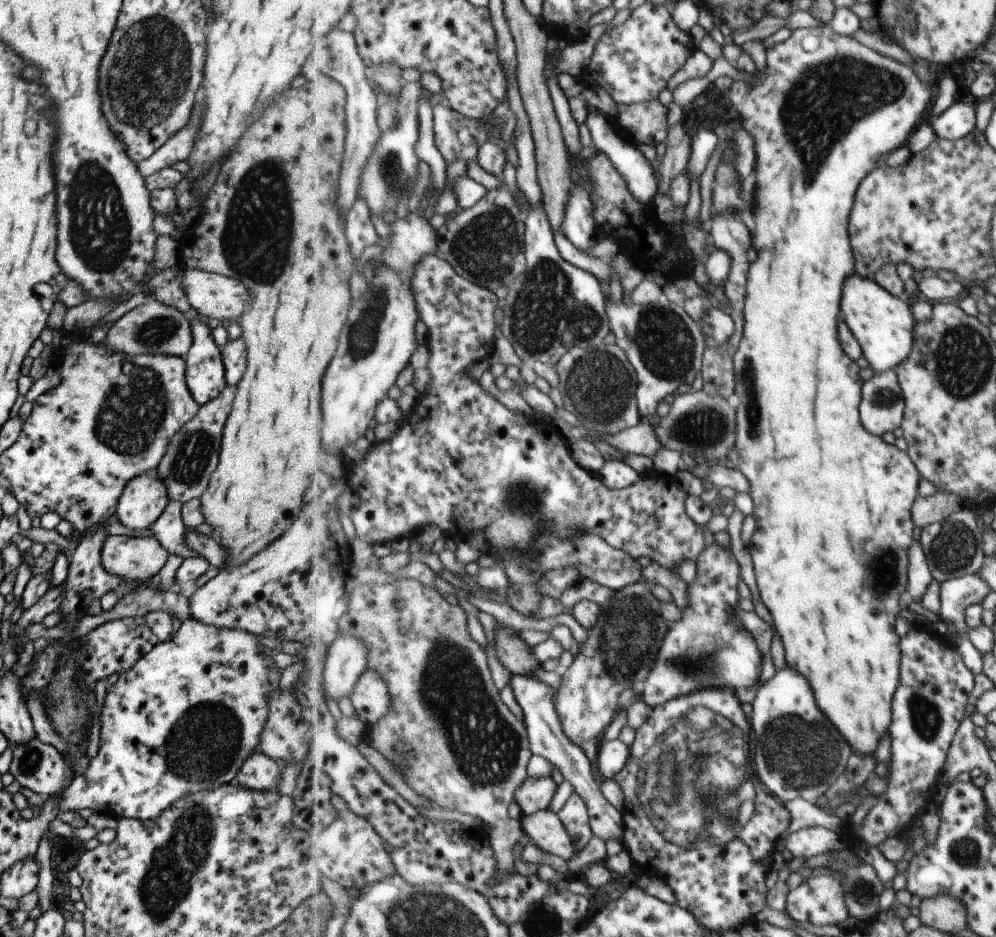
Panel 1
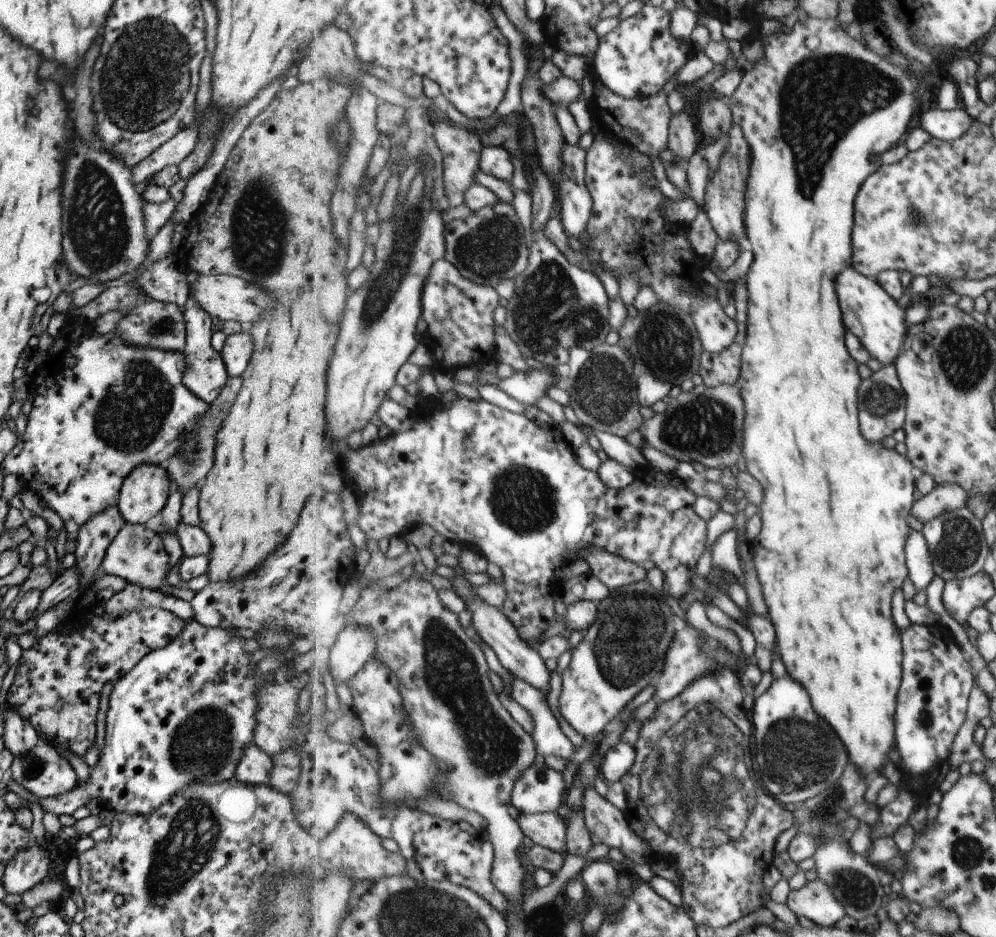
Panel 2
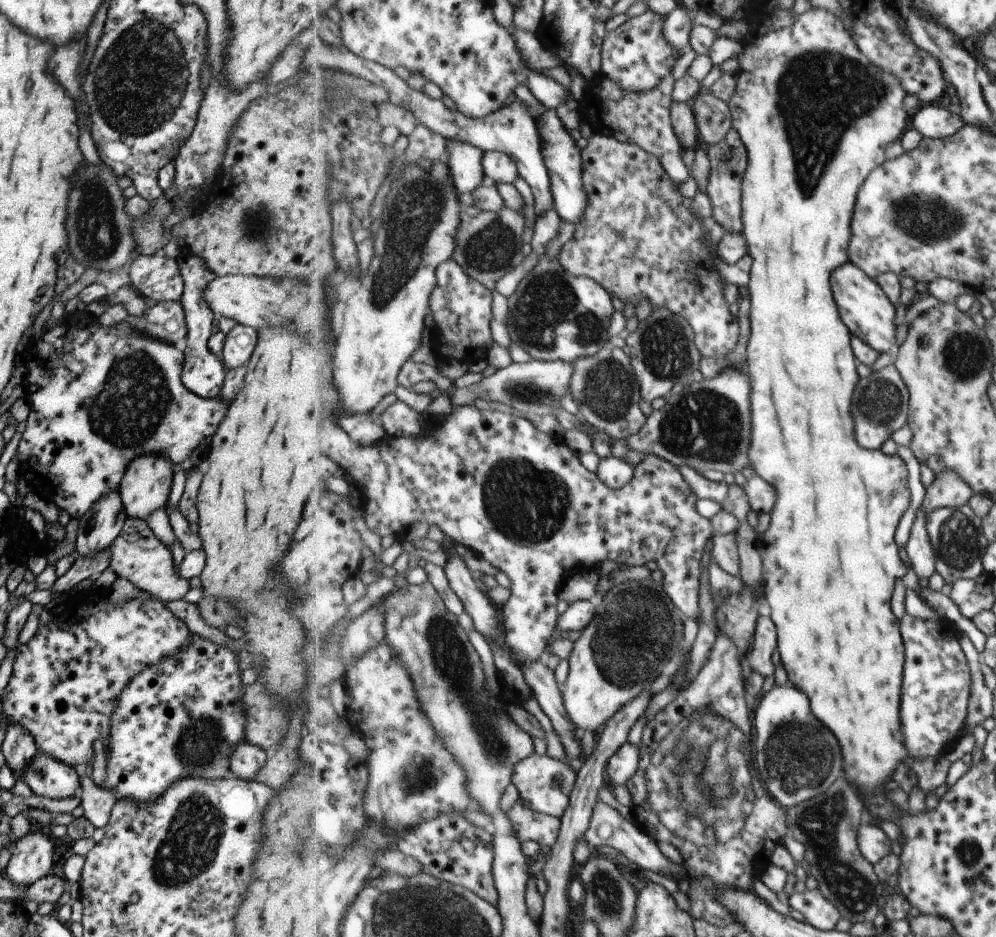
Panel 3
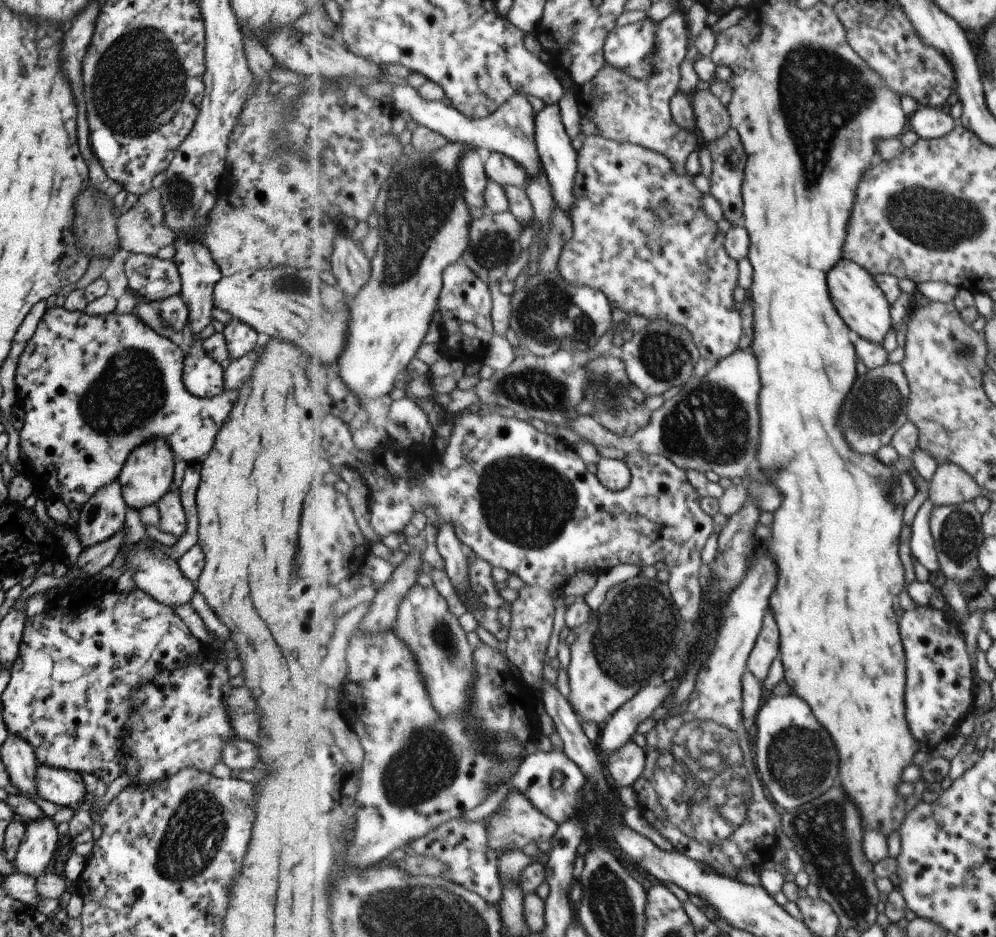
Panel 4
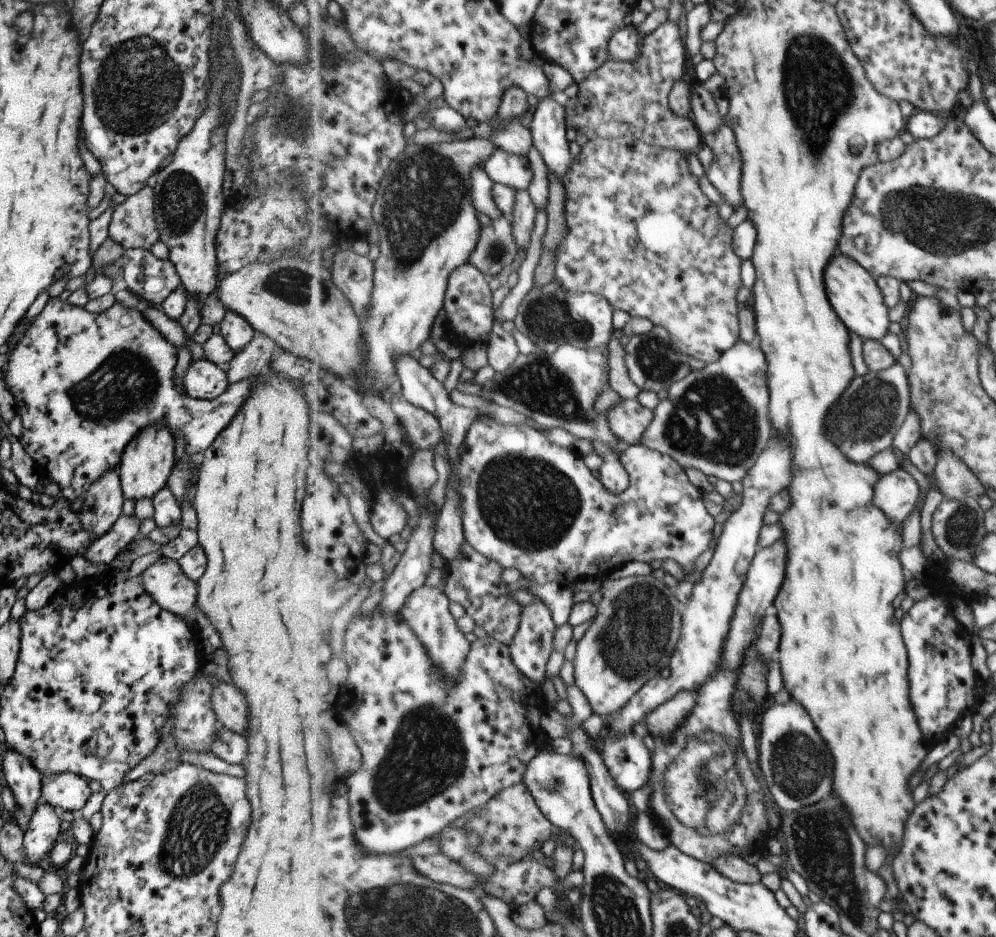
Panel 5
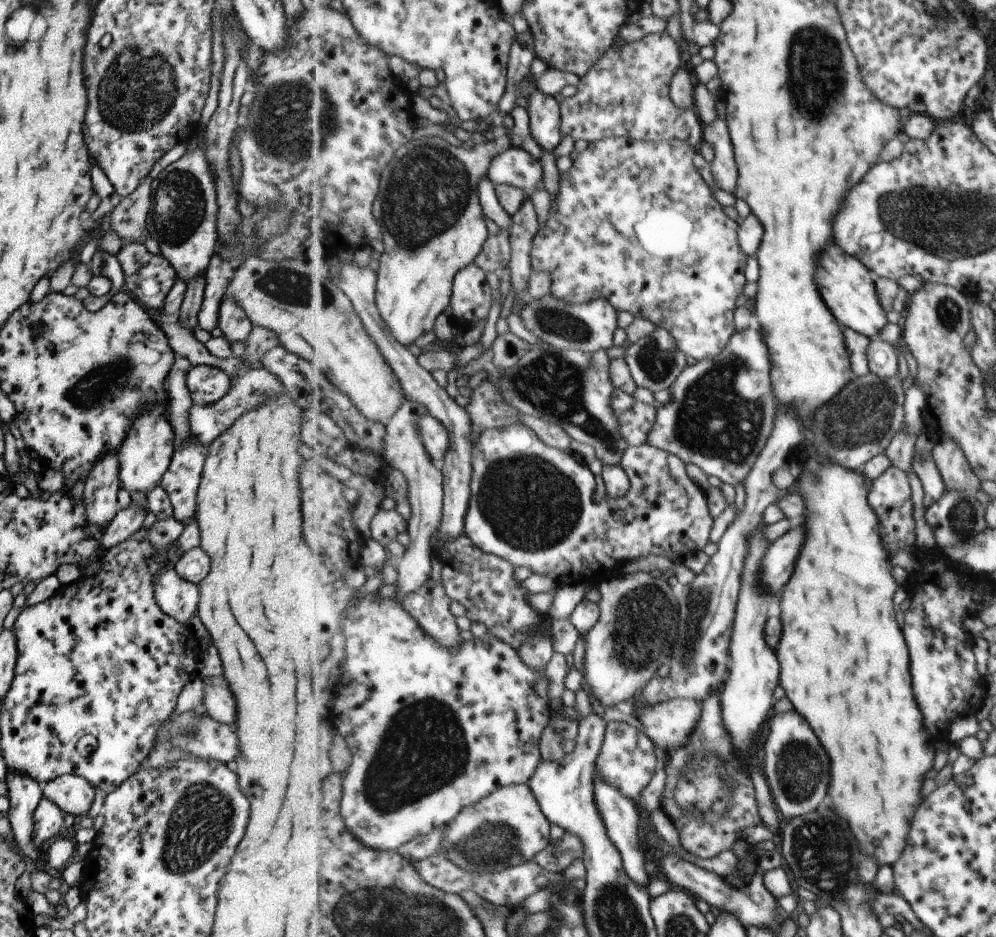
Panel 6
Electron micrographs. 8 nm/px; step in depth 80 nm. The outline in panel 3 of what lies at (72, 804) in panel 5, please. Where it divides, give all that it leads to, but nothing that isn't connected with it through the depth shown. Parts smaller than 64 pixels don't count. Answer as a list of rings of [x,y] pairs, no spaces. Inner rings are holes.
[[[37,753],[21,773],[15,773],[34,795],[48,799],[69,798],[78,790],[78,769],[67,766],[50,756]]]

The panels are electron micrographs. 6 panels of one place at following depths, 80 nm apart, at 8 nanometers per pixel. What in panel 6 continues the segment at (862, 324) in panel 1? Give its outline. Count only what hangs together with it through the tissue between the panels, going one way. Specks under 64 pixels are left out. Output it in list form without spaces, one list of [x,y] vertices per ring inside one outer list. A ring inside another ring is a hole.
[[[835,240],[827,245],[821,256],[823,258],[817,266],[819,270],[815,274],[815,282],[819,284],[821,296],[831,308],[831,312],[838,318],[841,325],[848,326],[871,339],[877,336],[879,330],[887,324],[887,311],[879,300],[875,274],[857,257],[851,253],[845,253]]]

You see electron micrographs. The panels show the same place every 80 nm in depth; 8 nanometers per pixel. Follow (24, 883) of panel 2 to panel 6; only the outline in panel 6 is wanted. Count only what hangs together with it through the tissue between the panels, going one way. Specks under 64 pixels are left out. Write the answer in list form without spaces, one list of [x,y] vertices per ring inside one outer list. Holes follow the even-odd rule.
[[[41,797],[33,811],[32,841],[38,848],[41,842],[55,836],[61,829],[64,813],[51,802],[51,799]]]

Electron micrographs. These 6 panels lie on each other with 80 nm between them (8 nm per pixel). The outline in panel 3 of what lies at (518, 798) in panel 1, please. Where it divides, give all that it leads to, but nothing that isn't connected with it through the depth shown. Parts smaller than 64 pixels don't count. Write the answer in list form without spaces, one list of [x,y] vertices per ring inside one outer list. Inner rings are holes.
[[[535,753],[517,764],[513,784],[518,789],[519,800],[526,807],[561,819],[570,807],[570,793],[574,791],[578,782],[578,772],[579,770],[571,768],[567,758],[557,760],[545,754]]]

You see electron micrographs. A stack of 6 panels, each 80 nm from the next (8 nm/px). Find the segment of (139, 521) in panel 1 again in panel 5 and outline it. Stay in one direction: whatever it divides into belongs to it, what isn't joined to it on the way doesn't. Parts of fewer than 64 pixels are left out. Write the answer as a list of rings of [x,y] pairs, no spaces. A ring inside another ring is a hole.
[[[153,423],[149,427],[143,427],[142,431],[121,451],[119,462],[115,466],[120,482],[120,491],[125,499],[133,502],[139,498],[151,498],[155,492],[166,484],[167,475],[175,463],[173,455],[172,434],[167,427],[161,427],[159,423]]]

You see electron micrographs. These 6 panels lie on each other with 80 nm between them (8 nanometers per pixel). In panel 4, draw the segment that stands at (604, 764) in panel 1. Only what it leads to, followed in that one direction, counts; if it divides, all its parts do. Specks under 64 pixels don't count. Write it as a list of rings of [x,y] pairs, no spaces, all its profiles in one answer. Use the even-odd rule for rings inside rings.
[[[631,740],[606,757],[605,768],[619,788],[622,786],[633,788],[646,771],[646,762],[646,749],[638,742]]]

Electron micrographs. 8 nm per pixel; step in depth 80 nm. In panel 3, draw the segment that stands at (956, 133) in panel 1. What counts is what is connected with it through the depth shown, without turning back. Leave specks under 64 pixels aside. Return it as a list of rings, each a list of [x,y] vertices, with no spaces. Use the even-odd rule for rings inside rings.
[[[920,106],[912,118],[913,128],[928,139],[952,137],[963,125],[961,114],[951,114],[946,106]]]

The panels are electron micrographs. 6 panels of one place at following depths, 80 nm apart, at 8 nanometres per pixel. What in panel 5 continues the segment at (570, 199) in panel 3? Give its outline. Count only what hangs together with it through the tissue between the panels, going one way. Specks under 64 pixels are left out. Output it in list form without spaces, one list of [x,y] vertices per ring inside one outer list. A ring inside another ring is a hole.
[[[552,96],[540,99],[535,108],[530,124],[534,146],[543,156],[549,173],[564,180],[575,160],[569,152],[566,108]]]

